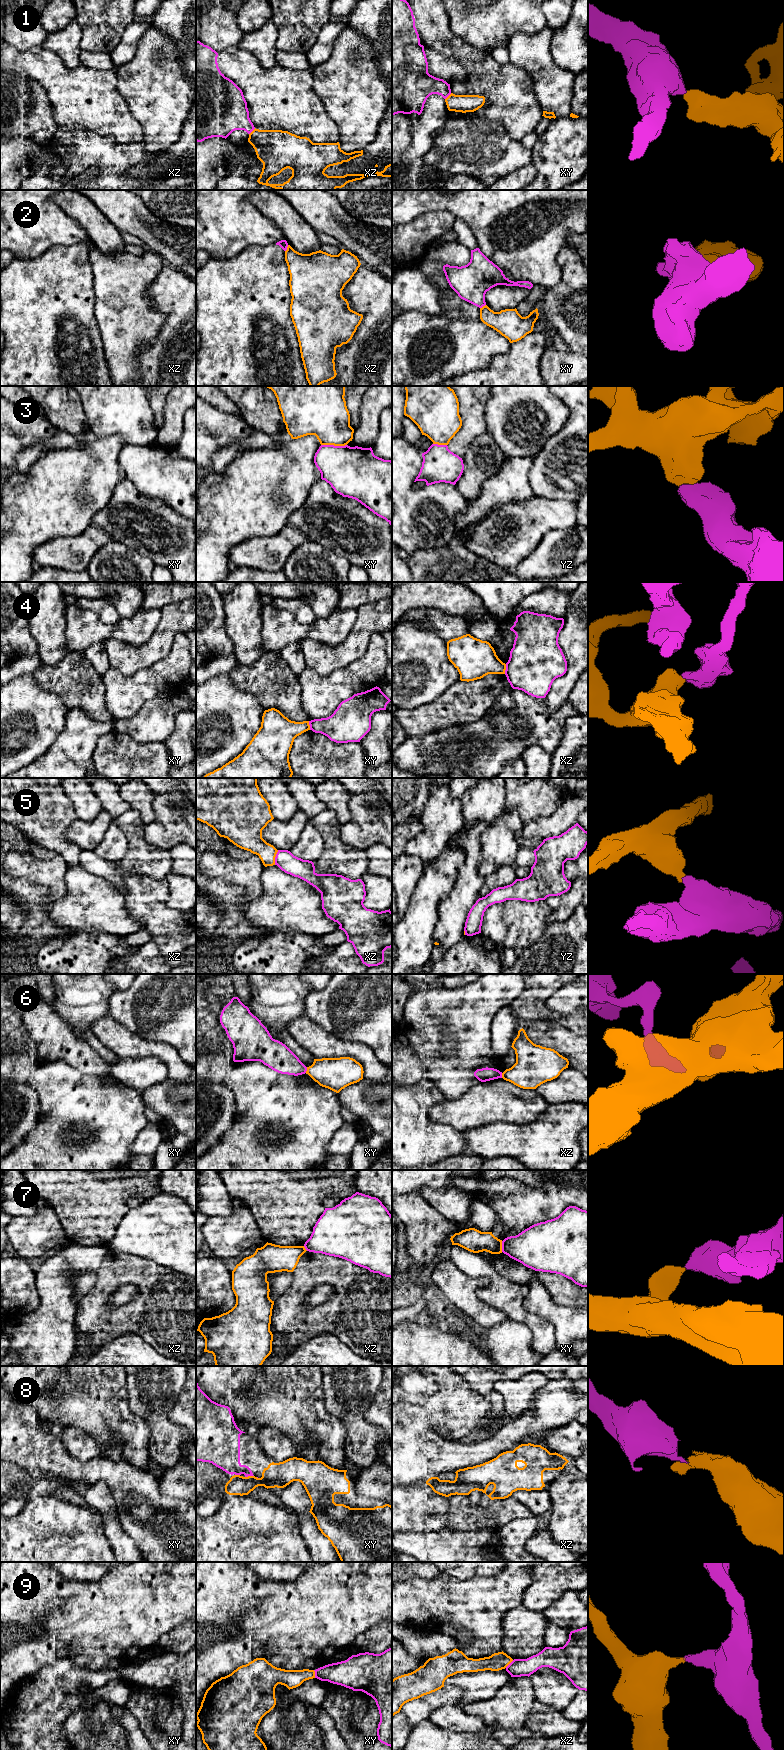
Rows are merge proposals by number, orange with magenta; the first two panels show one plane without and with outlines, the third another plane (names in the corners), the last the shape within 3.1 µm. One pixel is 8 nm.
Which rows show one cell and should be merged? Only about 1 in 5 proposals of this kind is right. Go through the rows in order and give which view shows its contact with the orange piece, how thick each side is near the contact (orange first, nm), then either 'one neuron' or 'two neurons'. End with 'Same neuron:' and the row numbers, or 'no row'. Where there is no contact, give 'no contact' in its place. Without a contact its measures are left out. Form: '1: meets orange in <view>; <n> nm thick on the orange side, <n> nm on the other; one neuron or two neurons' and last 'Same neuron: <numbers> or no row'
1: meets orange in xz; 320 nm thick on the orange side, 320 nm on the other; two neurons
2: meets orange in xz; 280 nm thick on the orange side, 70 nm on the other; two neurons
3: meets orange in xy; 360 nm thick on the orange side, 400 nm on the other; two neurons
4: meets orange in xz; 300 nm thick on the orange side, 420 nm on the other; two neurons
5: meets orange in xz; 190 nm thick on the orange side, 160 nm on the other; two neurons
6: meets orange in xy; 260 nm thick on the orange side, 220 nm on the other; two neurons
7: meets orange in xy; 190 nm thick on the orange side, 300 nm on the other; two neurons
8: meets orange in xy; 200 nm thick on the orange side, 220 nm on the other; one neuron
9: meets orange in xy; 150 nm thick on the orange side, 200 nm on the other; two neurons
Same neuron: 8

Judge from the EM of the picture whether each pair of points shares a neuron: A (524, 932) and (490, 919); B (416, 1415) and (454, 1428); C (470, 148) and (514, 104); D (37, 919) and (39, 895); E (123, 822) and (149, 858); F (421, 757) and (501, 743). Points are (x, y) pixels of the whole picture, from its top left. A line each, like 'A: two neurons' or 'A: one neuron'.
A: one neuron
B: two neurons
C: two neurons
D: one neuron
E: one neuron
F: one neuron

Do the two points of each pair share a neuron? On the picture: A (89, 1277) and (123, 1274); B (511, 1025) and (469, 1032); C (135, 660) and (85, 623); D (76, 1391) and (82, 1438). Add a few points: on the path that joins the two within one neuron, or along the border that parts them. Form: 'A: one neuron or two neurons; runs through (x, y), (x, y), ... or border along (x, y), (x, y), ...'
A: two neurons; border along (97, 1272), (97, 1280), (94, 1286), (84, 1296)
B: two neurons; border along (502, 1007), (494, 1016), (491, 1025), (492, 1051)
C: two neurons; border along (103, 641), (114, 638), (130, 645)
D: two neurons; border along (63, 1423), (77, 1425), (101, 1441)

